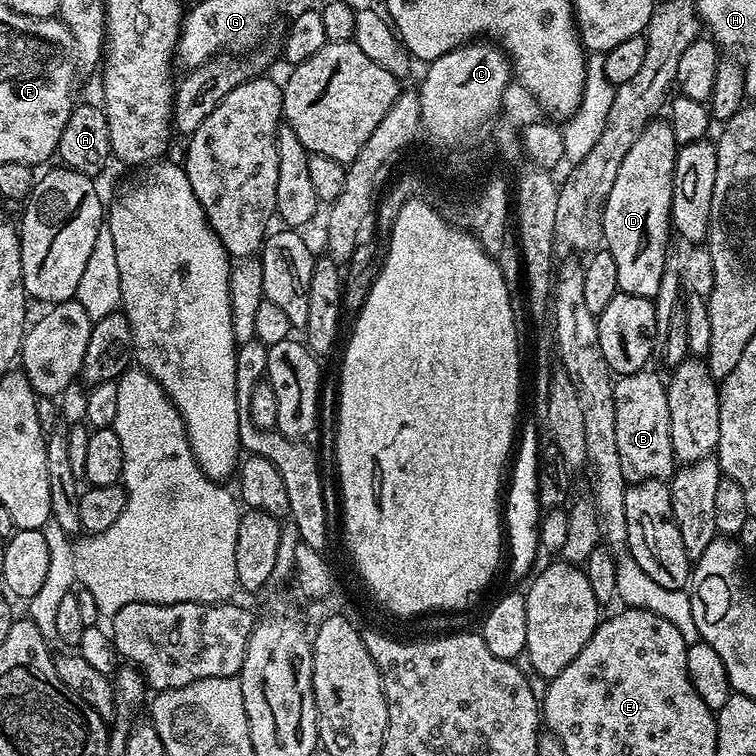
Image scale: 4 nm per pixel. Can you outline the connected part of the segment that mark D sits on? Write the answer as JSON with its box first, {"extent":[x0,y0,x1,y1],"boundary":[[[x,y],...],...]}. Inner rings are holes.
{"extent":[602,118,677,300],"boundary":[[[657,118],[647,124],[622,160],[622,166],[618,166],[618,178],[614,178],[604,203],[602,244],[614,254],[620,291],[647,300],[658,294],[664,268],[670,264],[668,239],[674,236],[672,187],[677,151],[674,130],[667,119]]]}

